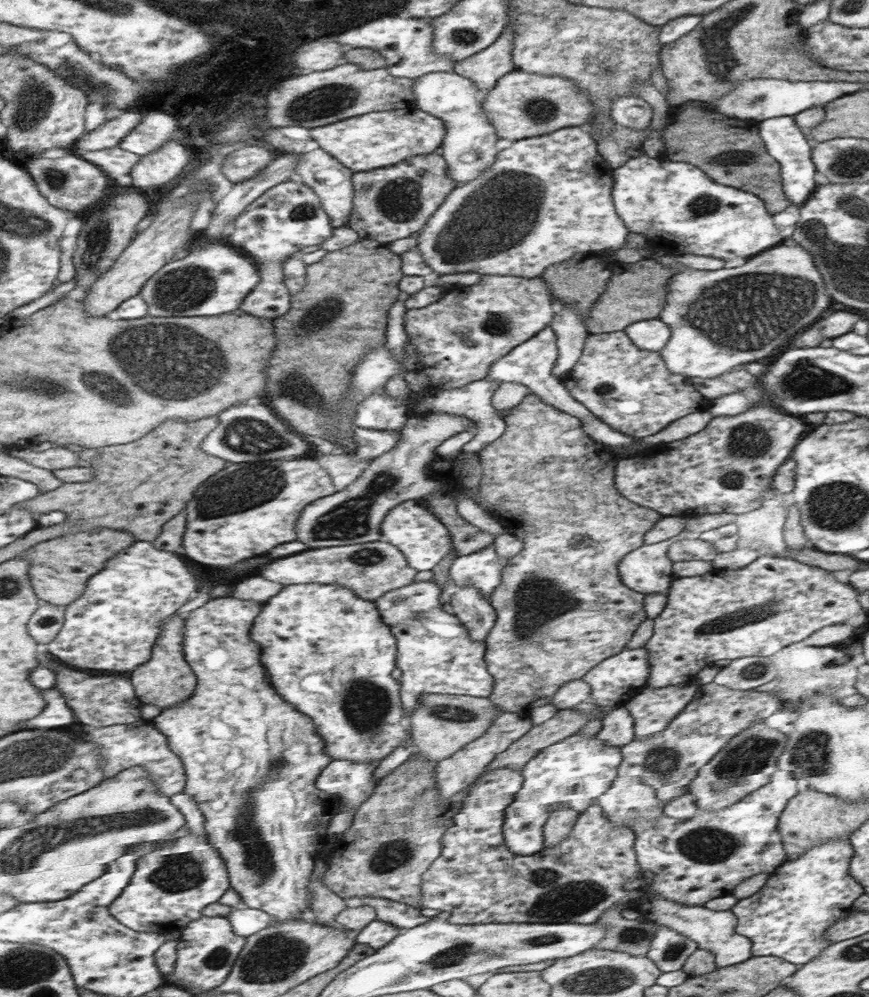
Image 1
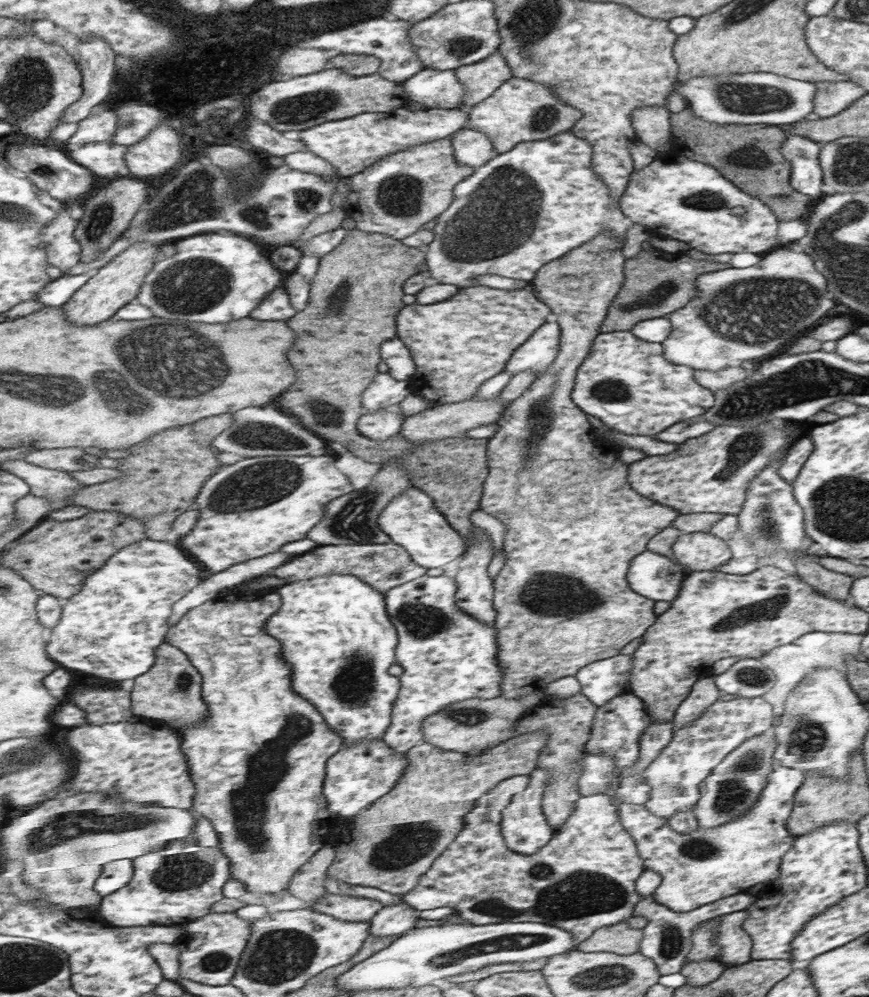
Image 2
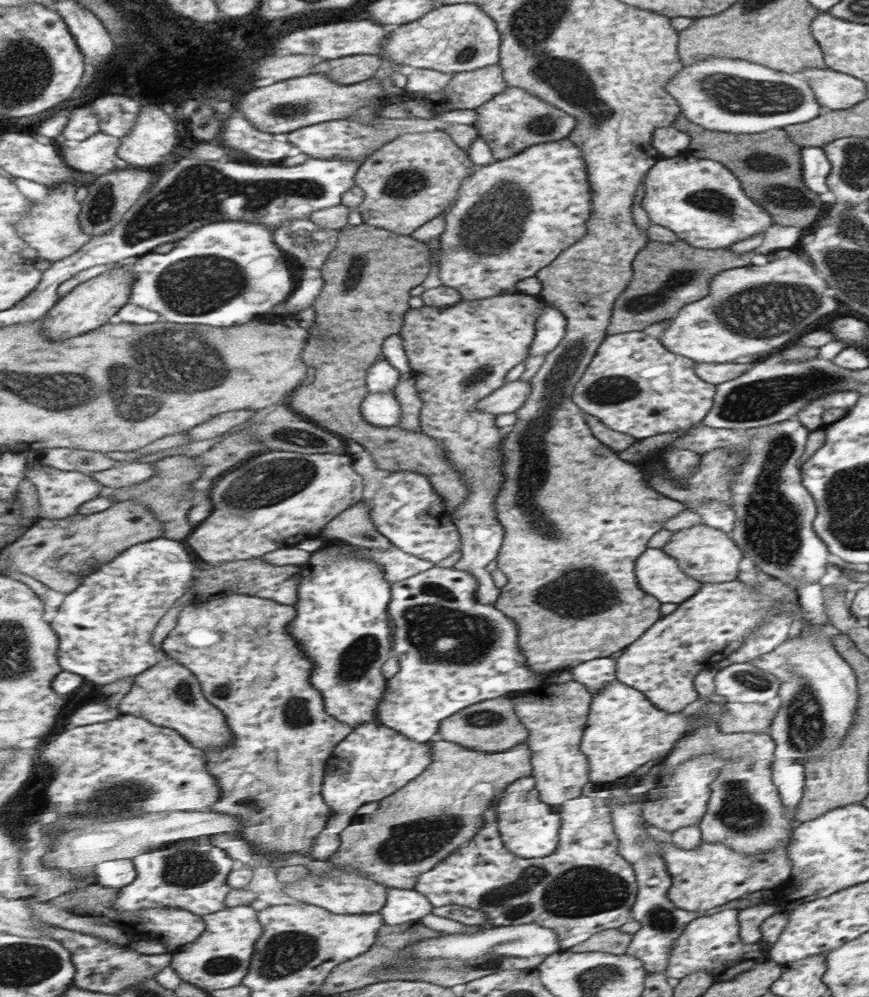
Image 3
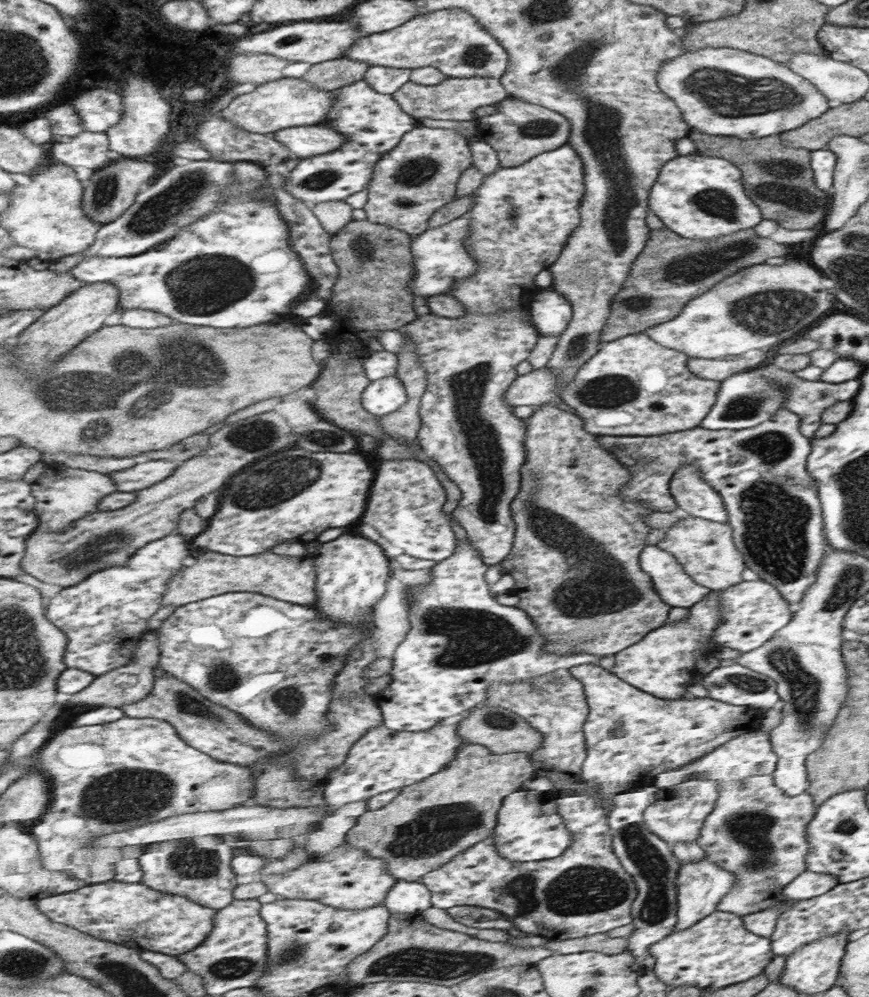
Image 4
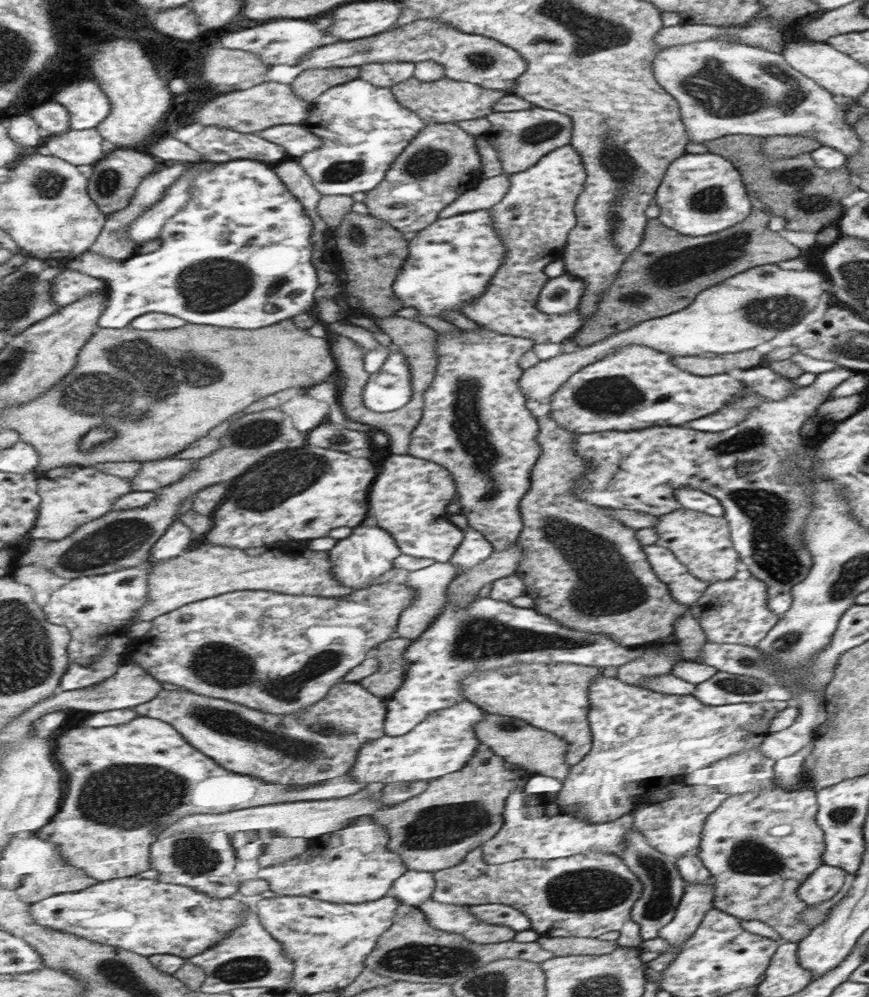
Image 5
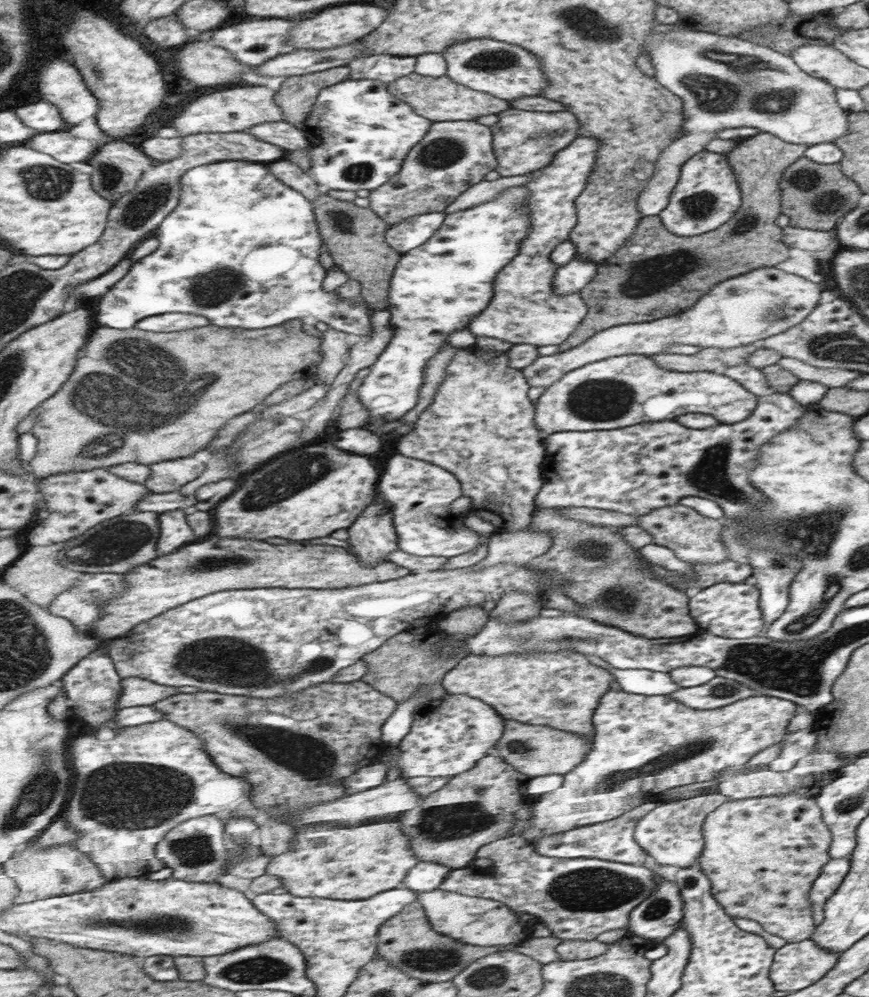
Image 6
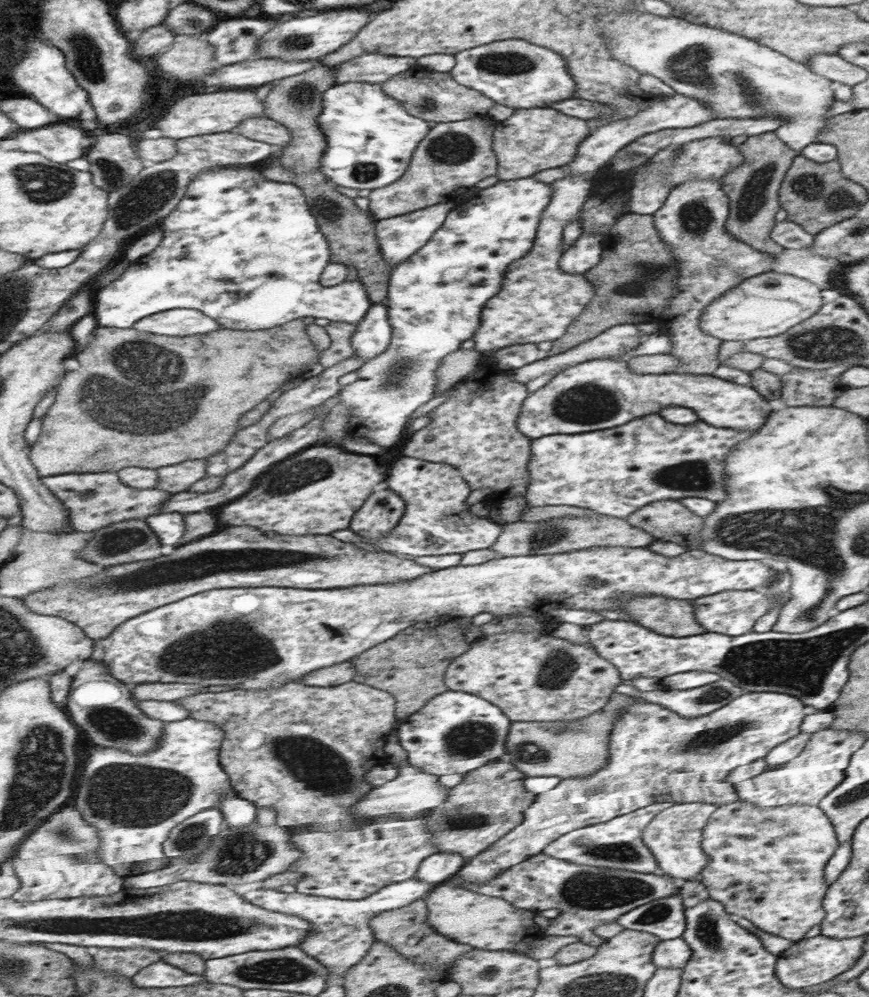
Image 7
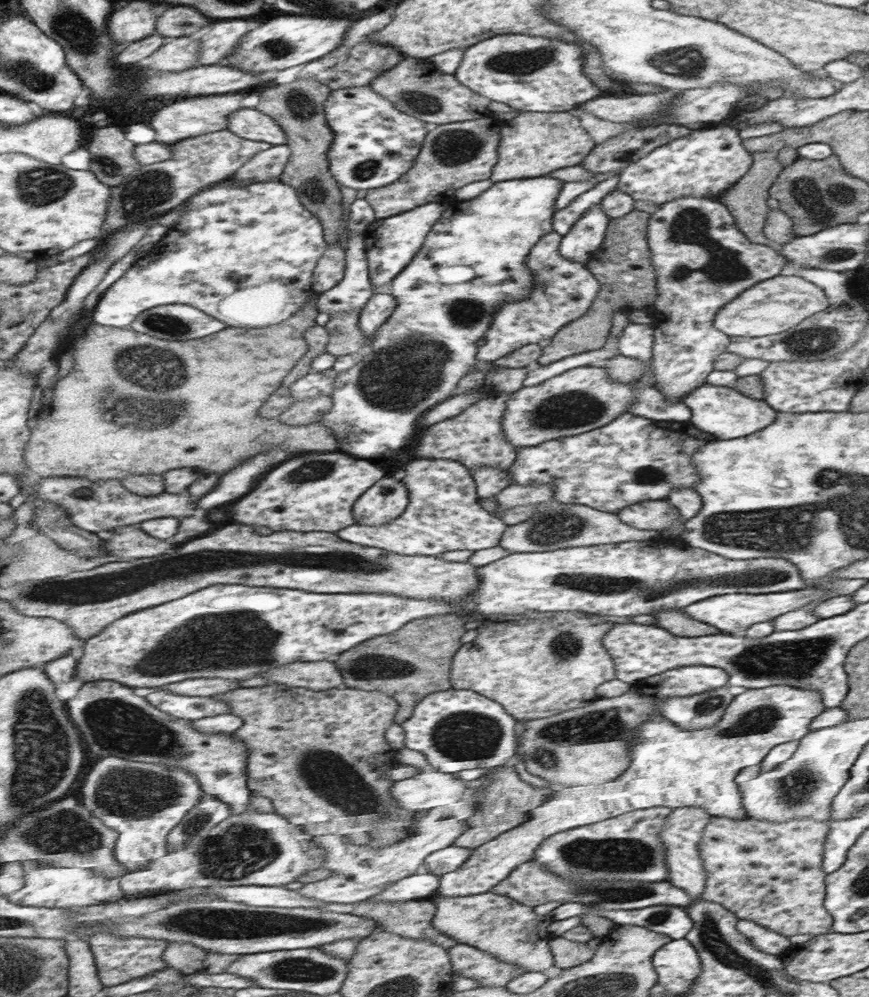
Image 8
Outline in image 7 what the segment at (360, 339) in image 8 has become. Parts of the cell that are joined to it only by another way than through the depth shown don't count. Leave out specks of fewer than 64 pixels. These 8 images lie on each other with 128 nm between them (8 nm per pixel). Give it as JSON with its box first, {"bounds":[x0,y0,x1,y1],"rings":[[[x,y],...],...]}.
{"bounds":[320,322,357,368],"rings":[[[331,322],[327,326],[330,336],[333,338],[332,347],[323,352],[320,358],[320,362],[326,366],[326,368],[332,368],[340,362],[344,362],[347,358],[352,357],[355,354],[354,348],[352,348],[352,335],[357,329],[356,324],[348,324],[348,322]]]}

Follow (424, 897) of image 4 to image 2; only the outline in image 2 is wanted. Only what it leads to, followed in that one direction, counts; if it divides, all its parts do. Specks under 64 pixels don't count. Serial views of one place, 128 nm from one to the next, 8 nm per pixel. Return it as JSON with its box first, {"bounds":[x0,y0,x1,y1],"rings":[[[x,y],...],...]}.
{"bounds":[370,898,420,938],"rings":[[[404,898],[401,900],[401,904],[383,908],[370,920],[370,935],[381,938],[394,936],[398,938],[399,935],[404,935],[415,928],[415,923],[420,918],[418,910],[411,908]]]}

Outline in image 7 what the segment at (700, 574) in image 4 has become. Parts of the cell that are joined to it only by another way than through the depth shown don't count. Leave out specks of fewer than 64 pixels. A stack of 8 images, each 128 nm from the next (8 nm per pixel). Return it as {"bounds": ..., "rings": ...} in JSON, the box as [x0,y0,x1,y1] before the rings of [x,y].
{"bounds":[626,500,705,551],"rings":[[[681,500],[656,501],[626,518],[626,522],[631,526],[648,531],[658,541],[676,542],[676,544],[684,546],[686,551],[700,550],[700,546],[703,546],[700,533],[705,526],[704,520],[704,517],[697,516],[690,509],[687,509]]]}

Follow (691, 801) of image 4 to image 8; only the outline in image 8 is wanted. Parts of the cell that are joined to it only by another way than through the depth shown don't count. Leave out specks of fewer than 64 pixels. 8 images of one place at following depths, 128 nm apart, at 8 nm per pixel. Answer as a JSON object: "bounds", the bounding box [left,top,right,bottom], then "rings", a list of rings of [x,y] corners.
{"bounds":[661,807,711,898],"rings":[[[676,807],[670,816],[666,817],[665,828],[661,832],[661,840],[669,852],[668,862],[669,877],[667,881],[684,890],[690,897],[698,898],[706,886],[706,871],[696,848],[698,840],[702,838],[704,827],[709,823],[711,815],[702,807]]]}

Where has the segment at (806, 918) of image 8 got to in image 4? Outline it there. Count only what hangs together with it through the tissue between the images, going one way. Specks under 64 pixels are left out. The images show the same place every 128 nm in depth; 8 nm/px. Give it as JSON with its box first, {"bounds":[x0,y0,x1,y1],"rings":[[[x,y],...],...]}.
{"bounds":[697,775,817,917],"rings":[[[754,775],[744,780],[720,782],[721,796],[716,799],[714,809],[706,817],[697,843],[704,849],[709,862],[729,871],[737,878],[733,890],[726,894],[725,899],[717,907],[717,911],[734,913],[742,917],[758,913],[760,910],[779,906],[782,913],[792,906],[790,900],[784,900],[782,891],[788,883],[793,882],[807,871],[806,862],[811,852],[809,825],[813,822],[817,807],[808,790],[796,796],[787,795],[780,786],[775,784],[773,775]]]}

